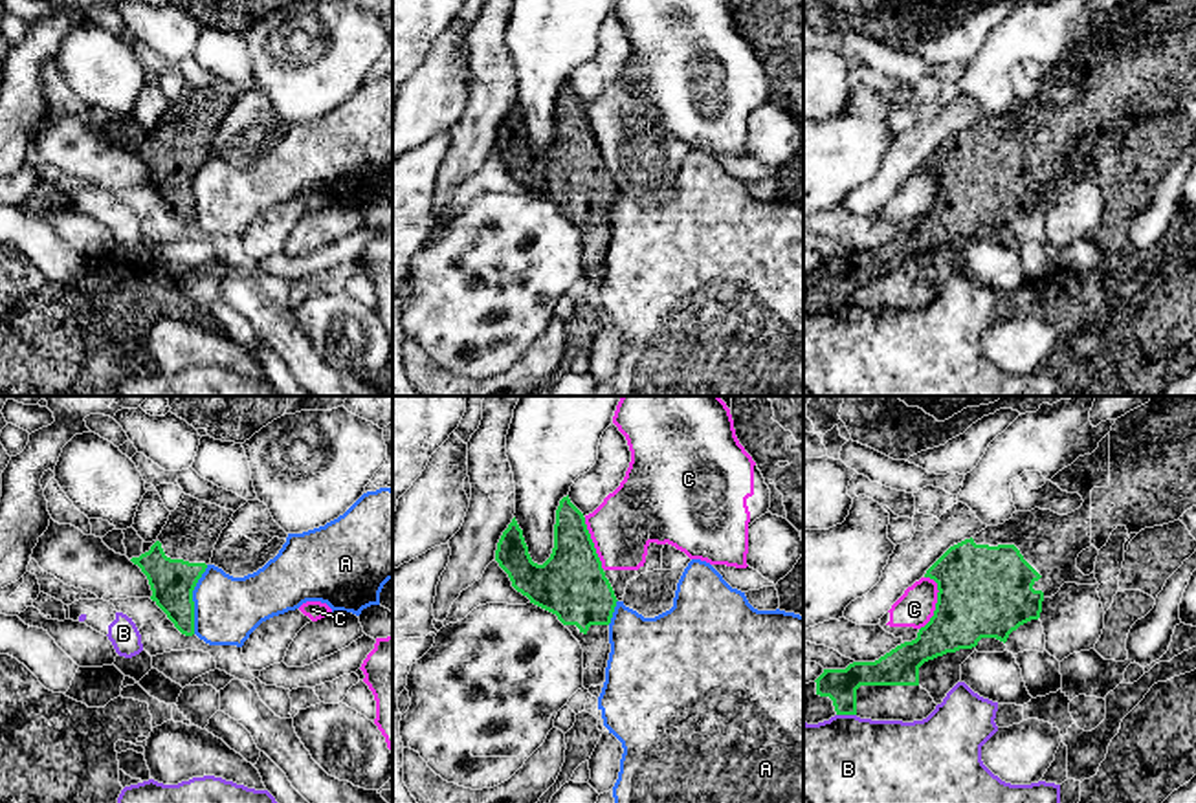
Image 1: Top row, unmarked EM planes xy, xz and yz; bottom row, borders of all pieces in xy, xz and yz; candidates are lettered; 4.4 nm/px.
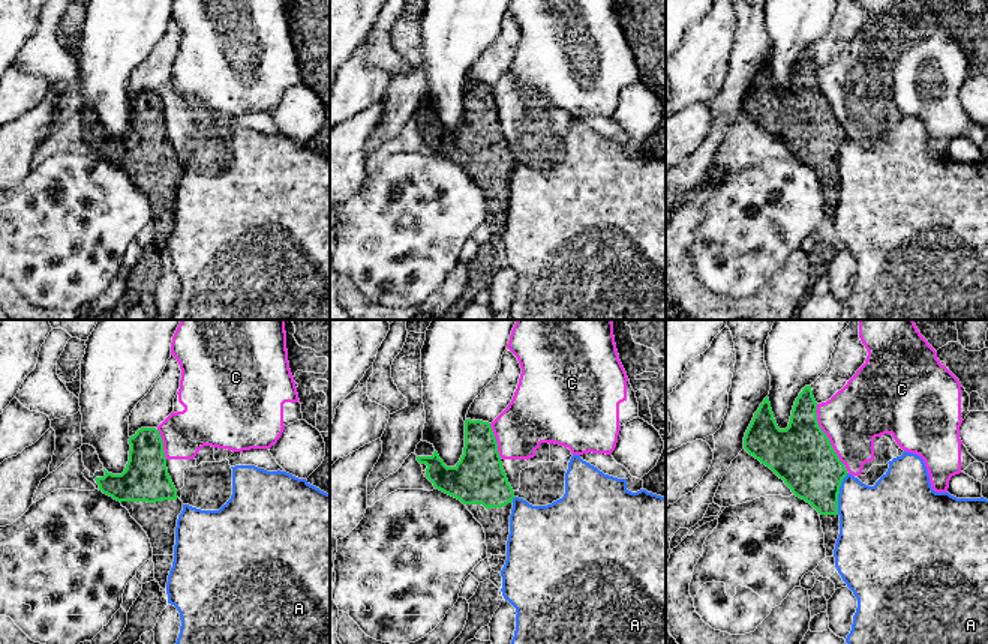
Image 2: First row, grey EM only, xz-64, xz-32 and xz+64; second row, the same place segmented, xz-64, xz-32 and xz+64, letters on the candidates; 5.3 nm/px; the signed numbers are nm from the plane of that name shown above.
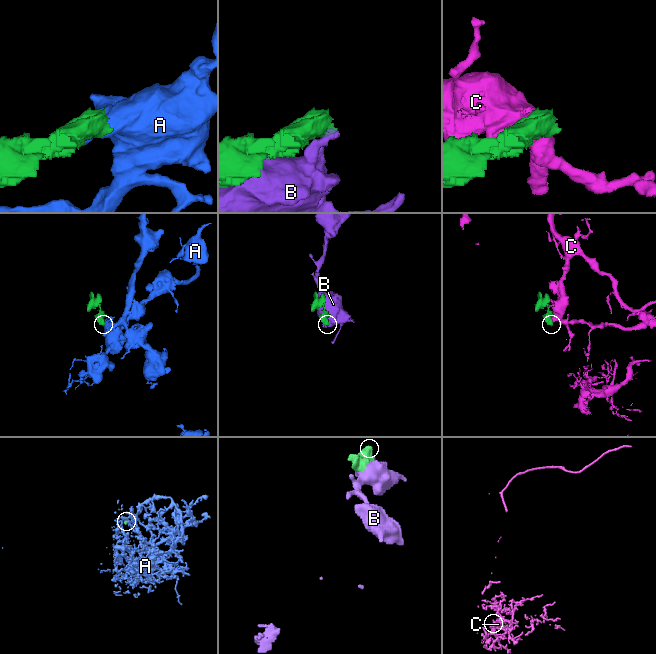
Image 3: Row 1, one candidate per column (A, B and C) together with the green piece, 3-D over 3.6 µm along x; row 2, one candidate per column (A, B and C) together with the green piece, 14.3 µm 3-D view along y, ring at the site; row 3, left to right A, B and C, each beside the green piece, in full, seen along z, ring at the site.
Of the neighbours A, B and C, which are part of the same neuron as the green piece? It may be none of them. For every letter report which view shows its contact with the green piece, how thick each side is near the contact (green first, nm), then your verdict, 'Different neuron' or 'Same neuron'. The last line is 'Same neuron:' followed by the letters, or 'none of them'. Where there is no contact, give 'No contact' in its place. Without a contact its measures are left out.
A: Touches green in xy. Thickness 190 nm (green) against 300 nm. Different neuron
B: Touches green in yz. Thickness 150 nm (green) against 480 nm. Different neuron
C: Touches green in yz. Thickness 400 nm (green) against 160 nm. Different neuron
Same neuron: none of them

